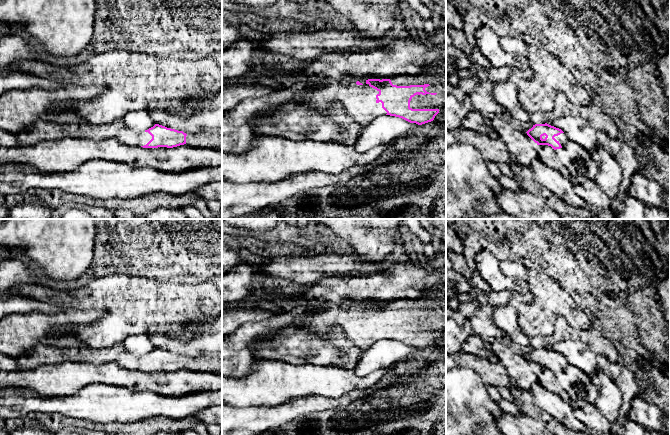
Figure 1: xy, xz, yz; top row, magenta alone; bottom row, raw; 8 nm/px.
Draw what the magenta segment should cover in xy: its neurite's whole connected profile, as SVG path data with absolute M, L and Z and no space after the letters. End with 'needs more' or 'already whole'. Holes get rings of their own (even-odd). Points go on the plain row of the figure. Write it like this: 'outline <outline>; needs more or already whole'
outline M43 344L35 345L32 350L19 355L17 359L18 369L31 369L44 364L63 362L84 362L95 365L115 362L123 368L143 372L177 371L186 368L187 360L183 355L159 348L145 355L136 355L126 351L122 345L93 349L88 347L56 348Z; needs more

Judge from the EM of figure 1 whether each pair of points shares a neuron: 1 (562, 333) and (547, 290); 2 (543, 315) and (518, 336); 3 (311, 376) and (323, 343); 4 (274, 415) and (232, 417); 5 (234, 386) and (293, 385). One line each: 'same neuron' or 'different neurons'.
1: different neurons
2: different neurons
3: different neurons
4: same neuron
5: same neuron

